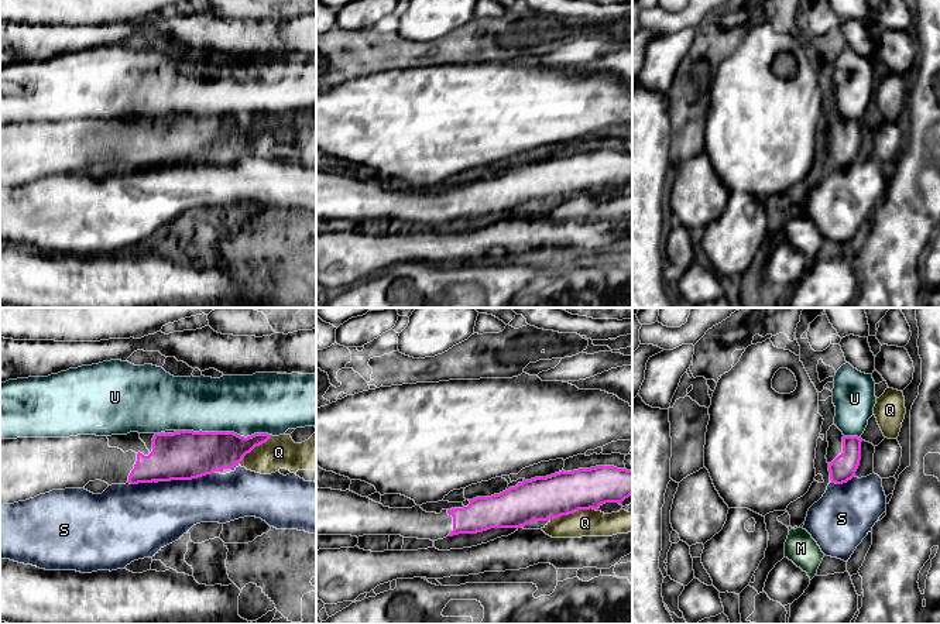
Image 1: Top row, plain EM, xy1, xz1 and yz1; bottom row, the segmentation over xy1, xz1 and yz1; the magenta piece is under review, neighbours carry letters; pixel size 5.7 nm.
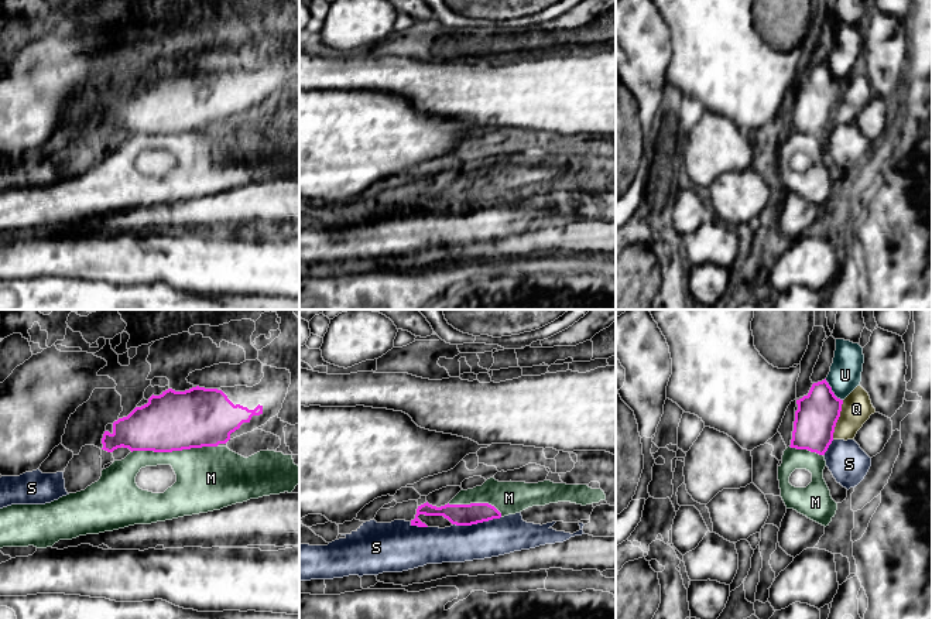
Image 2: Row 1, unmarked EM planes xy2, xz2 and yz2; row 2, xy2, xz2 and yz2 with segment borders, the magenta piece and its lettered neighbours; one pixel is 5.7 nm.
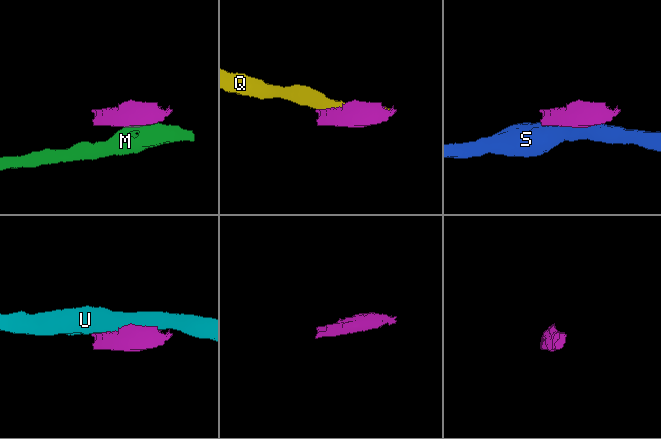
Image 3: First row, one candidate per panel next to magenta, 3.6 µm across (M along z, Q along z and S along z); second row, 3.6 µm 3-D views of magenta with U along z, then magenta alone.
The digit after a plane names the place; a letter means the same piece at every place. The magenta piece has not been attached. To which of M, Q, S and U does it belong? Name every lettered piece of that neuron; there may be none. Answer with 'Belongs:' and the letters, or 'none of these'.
Belongs: none of these

